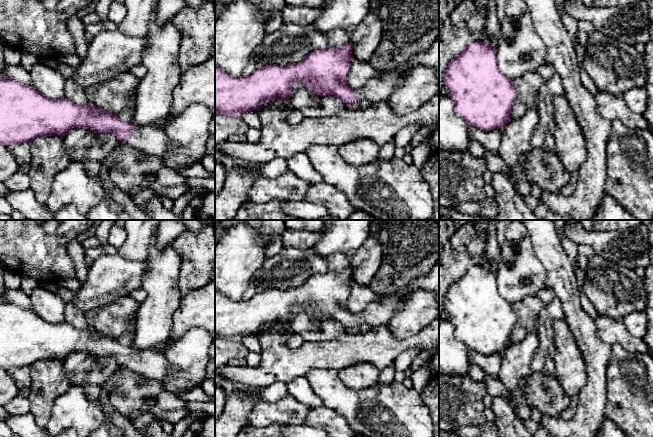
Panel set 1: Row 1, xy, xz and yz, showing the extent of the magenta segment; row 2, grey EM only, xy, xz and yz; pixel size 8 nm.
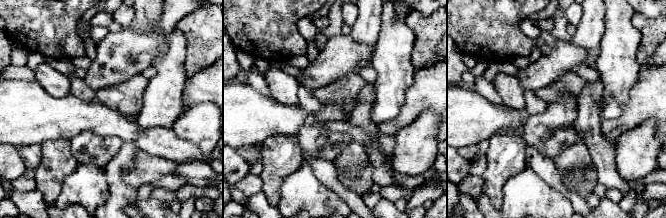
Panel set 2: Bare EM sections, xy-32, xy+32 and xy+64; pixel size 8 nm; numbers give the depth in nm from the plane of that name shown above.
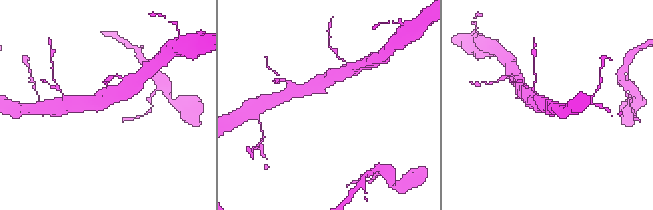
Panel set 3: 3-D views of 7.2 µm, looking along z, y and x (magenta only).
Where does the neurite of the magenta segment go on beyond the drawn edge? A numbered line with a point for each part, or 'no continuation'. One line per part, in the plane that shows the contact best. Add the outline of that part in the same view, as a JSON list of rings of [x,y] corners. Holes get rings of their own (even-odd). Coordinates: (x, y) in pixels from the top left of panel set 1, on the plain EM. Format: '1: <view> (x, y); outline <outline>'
1: xy (150, 364); outline [[[151,349],[134,352],[126,368],[147,379],[160,382],[179,375],[179,369],[173,368],[168,363],[164,352]]]

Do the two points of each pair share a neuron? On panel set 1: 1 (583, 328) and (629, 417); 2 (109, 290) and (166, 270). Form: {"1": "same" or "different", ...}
{"1": "different", "2": "different"}

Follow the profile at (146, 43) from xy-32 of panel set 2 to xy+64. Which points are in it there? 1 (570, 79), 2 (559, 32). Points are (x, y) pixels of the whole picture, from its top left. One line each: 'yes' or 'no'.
1: no
2: no

